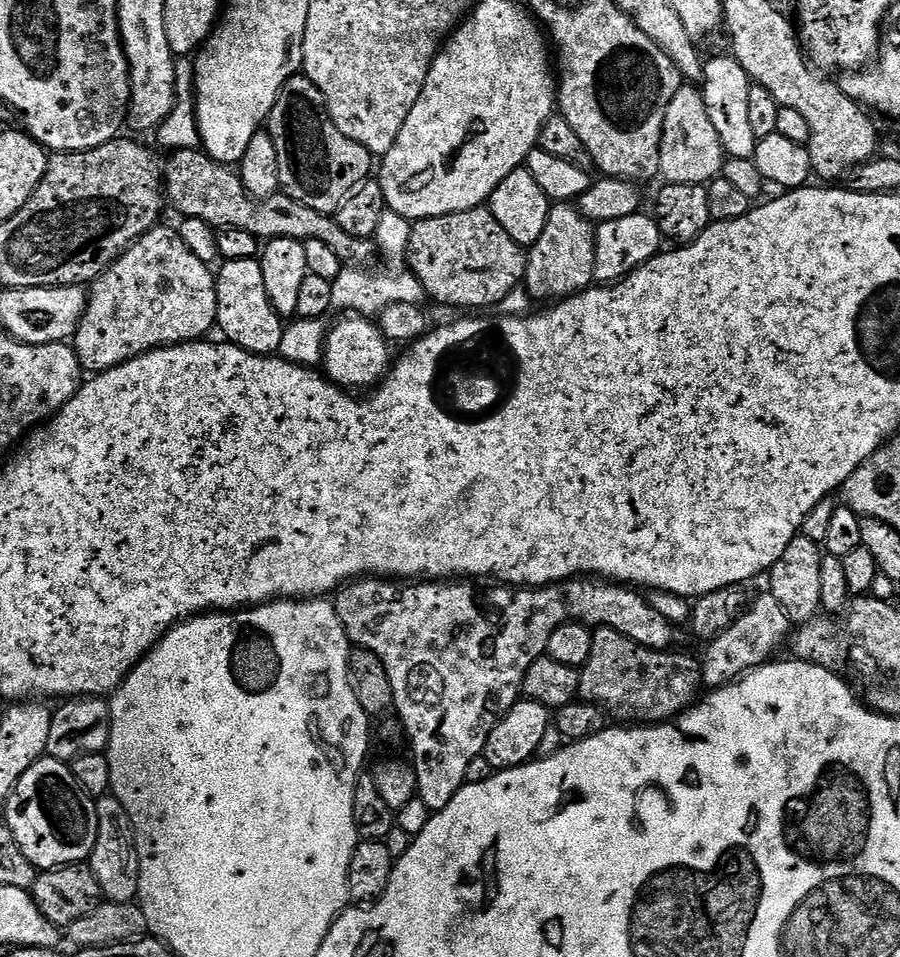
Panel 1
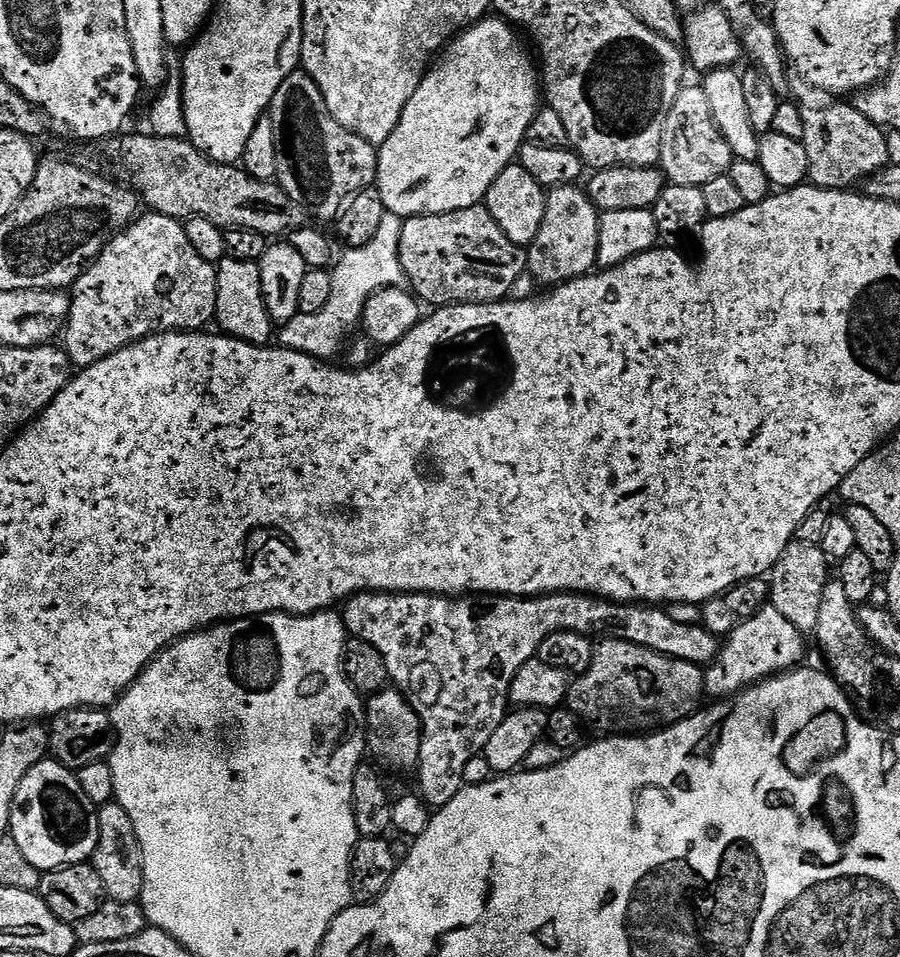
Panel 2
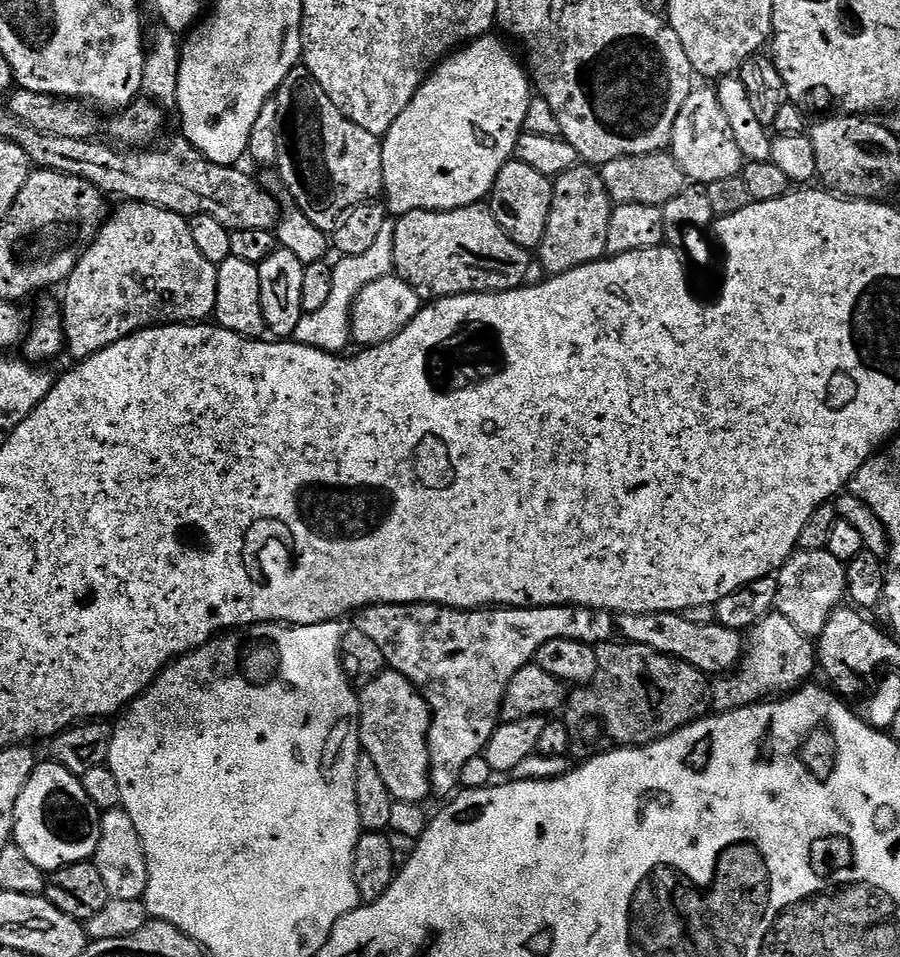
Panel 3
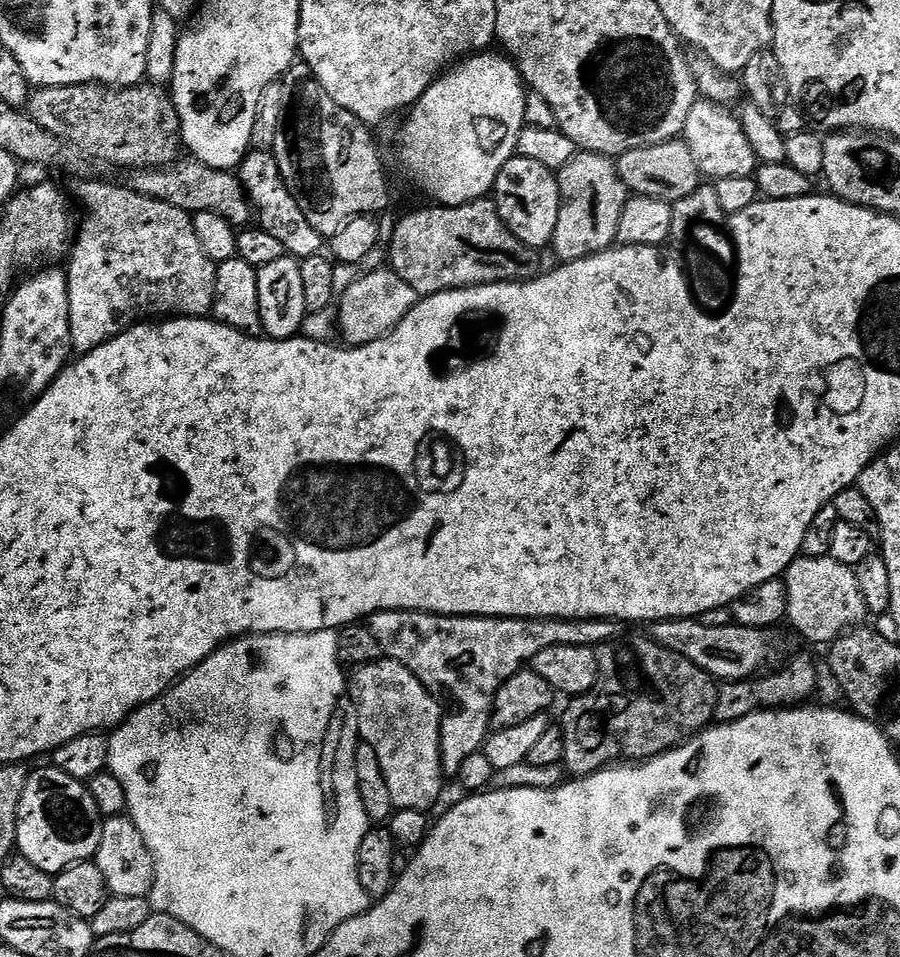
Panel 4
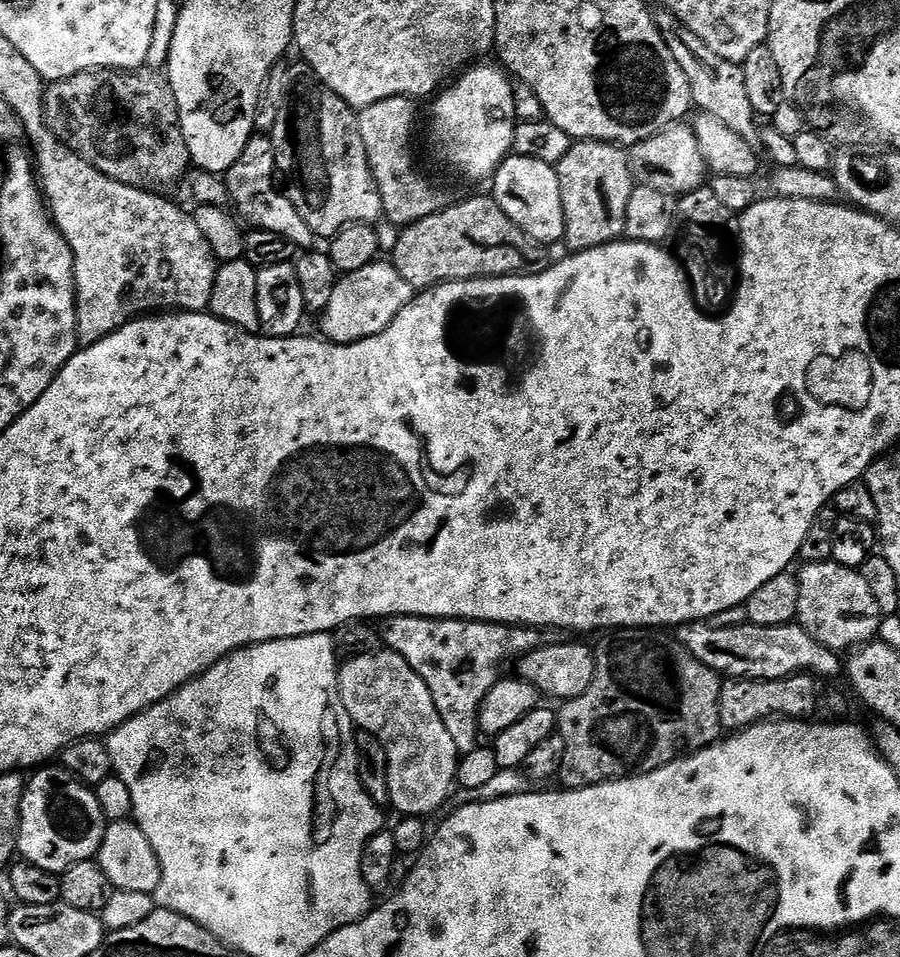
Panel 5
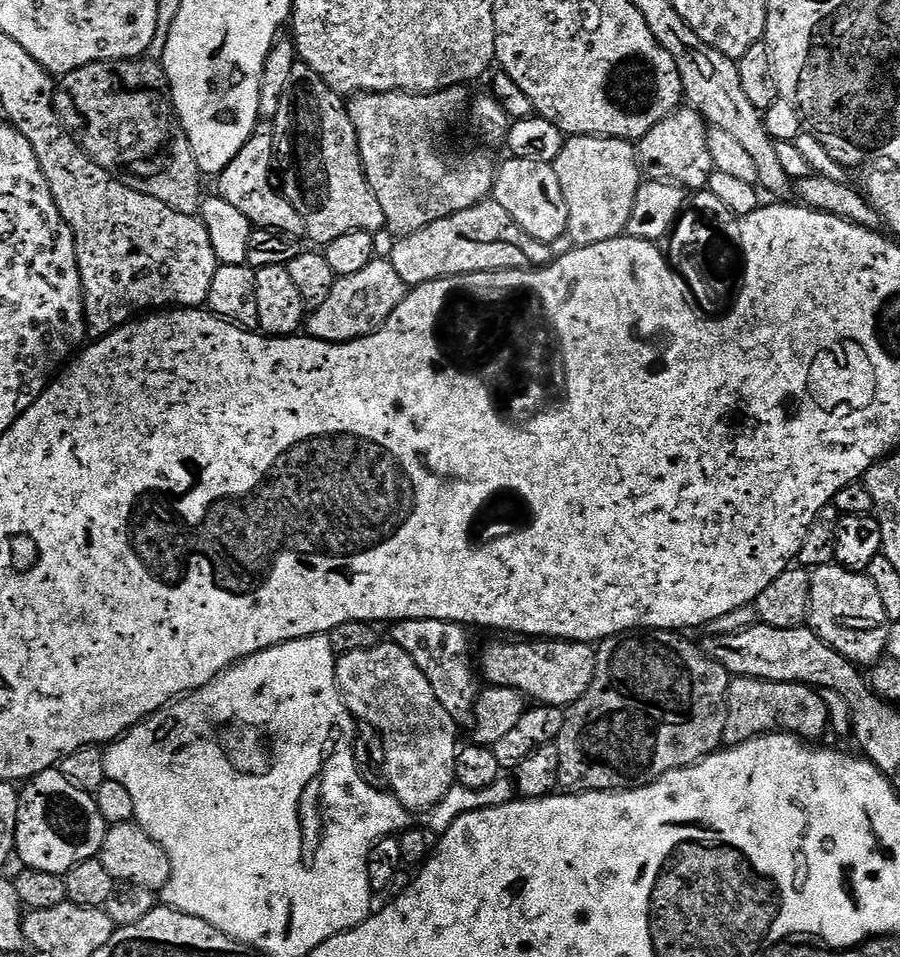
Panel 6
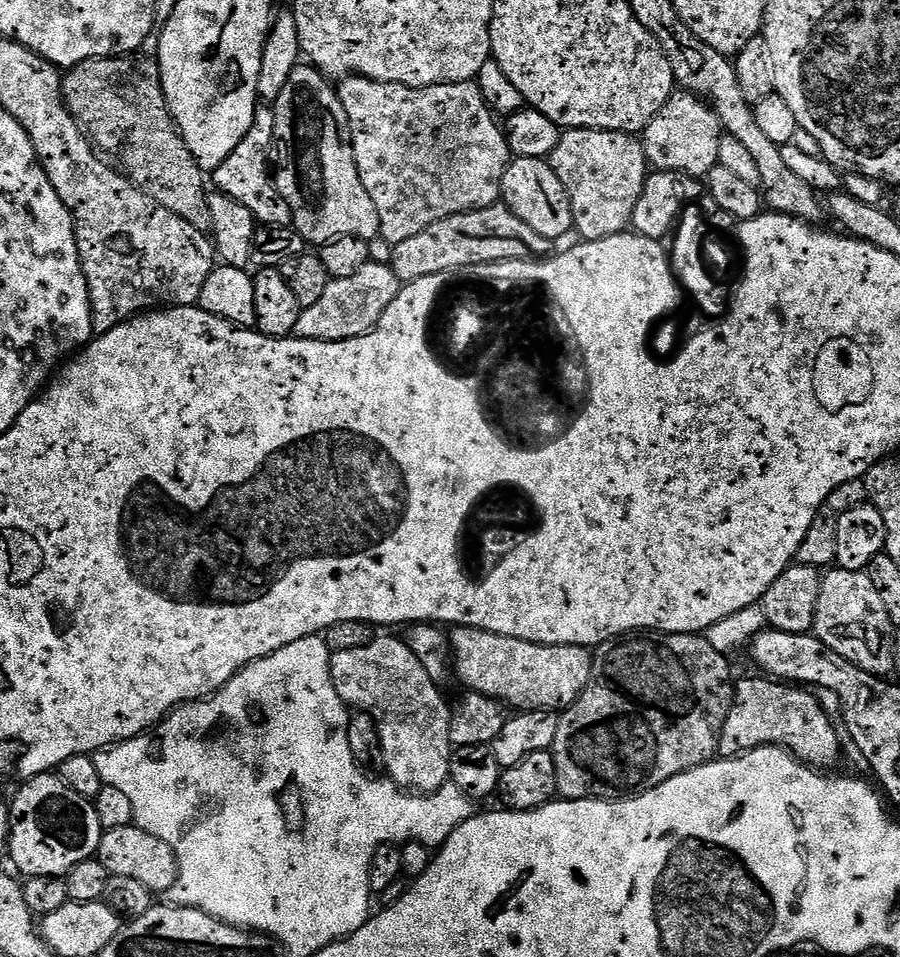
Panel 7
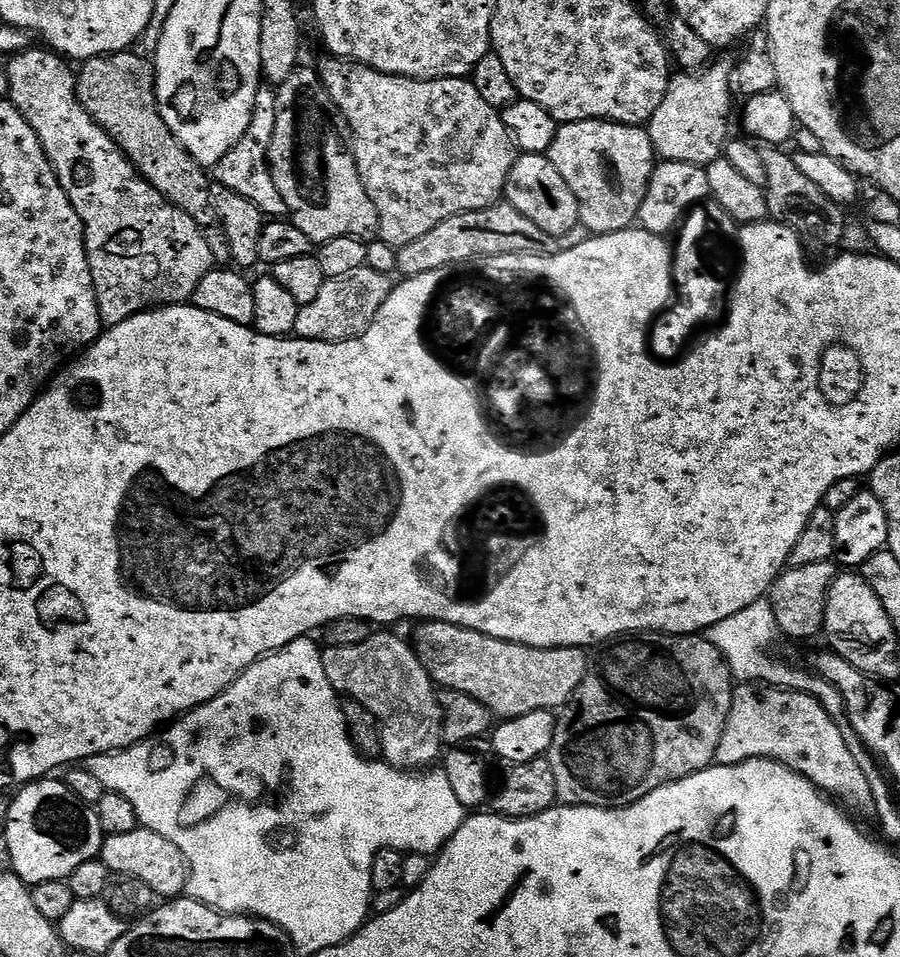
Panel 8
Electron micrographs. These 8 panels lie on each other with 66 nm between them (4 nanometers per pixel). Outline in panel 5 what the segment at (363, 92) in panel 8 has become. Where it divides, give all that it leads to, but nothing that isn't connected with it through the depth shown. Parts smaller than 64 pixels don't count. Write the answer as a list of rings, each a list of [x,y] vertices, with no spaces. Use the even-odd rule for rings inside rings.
[[[396,96],[358,112],[362,146],[366,146],[368,165],[382,198],[383,219],[399,226],[422,222],[422,218],[430,218],[446,207],[443,190],[435,188],[412,161],[412,135],[416,132],[416,108],[412,104],[409,97]]]

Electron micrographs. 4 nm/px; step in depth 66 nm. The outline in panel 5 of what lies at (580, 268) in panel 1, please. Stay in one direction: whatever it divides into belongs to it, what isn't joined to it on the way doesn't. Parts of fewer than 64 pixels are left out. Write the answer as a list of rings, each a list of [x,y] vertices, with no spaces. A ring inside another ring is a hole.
[[[581,140],[573,143],[571,150],[555,165],[558,182],[562,190],[562,210],[564,211],[564,238],[572,252],[585,252],[588,248],[597,248],[611,244],[613,240],[624,236],[626,206],[634,187],[632,172],[628,169],[627,155],[617,145],[602,144],[597,140]]]

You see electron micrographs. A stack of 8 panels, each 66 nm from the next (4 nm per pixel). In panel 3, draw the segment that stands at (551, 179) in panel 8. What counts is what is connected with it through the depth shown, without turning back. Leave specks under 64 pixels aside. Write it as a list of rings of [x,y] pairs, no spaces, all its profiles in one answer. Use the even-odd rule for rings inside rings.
[[[514,158],[504,164],[502,170],[498,170],[498,178],[490,193],[490,207],[502,230],[506,230],[506,234],[510,234],[518,246],[529,250],[539,249],[552,213],[552,186],[553,181],[549,177],[538,174],[538,170]]]

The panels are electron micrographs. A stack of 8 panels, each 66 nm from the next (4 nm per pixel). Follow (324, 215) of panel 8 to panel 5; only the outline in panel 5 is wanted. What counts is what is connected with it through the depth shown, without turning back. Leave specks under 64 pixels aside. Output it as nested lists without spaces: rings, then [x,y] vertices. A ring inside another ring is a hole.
[[[297,62],[293,68],[284,68],[286,94],[282,94],[282,106],[271,130],[272,145],[276,155],[276,166],[281,173],[288,175],[286,194],[290,202],[306,218],[313,237],[331,238],[337,236],[347,224],[375,225],[383,217],[382,198],[376,189],[372,171],[366,158],[366,146],[362,146],[360,121],[357,113],[348,103],[335,96],[325,84],[320,83],[312,74],[312,67]]]

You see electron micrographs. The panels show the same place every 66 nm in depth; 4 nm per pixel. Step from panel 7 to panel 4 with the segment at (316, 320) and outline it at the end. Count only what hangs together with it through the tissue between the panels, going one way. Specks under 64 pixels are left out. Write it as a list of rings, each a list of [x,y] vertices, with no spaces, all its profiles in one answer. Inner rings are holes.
[[[368,270],[357,275],[355,282],[345,292],[339,293],[334,308],[334,324],[345,345],[357,348],[378,342],[388,336],[404,321],[406,314],[417,302],[414,289],[391,270]],[[385,271],[385,272],[384,272]],[[340,304],[340,305],[339,305]]]

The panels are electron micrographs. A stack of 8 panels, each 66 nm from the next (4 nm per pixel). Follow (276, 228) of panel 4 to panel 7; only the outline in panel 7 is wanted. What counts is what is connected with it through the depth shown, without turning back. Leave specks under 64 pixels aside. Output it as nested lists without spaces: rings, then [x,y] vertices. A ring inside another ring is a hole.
[[[268,106],[257,107],[254,122],[250,126],[246,138],[242,138],[242,142],[238,142],[238,146],[234,146],[230,158],[226,158],[226,162],[222,162],[222,166],[218,166],[214,170],[215,187],[230,198],[234,198],[234,202],[242,202],[242,206],[246,206],[246,210],[250,210],[250,214],[254,214],[256,223],[260,226],[266,224],[289,226],[292,224],[290,206],[286,206],[286,198],[282,198],[282,194],[276,189],[273,169],[271,167],[268,169],[268,156],[270,160],[276,142],[275,125],[275,111]]]

